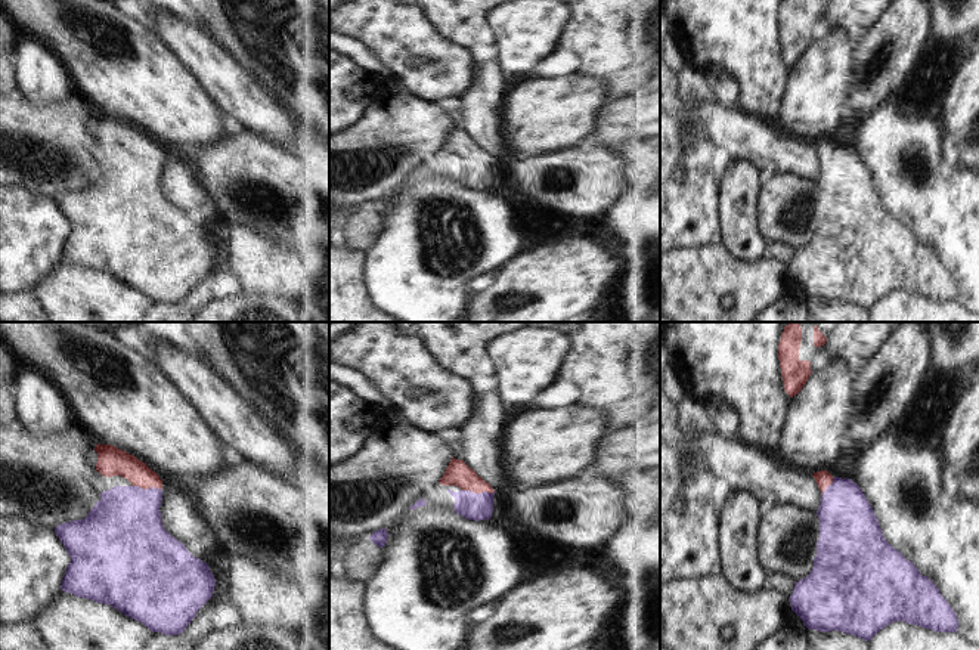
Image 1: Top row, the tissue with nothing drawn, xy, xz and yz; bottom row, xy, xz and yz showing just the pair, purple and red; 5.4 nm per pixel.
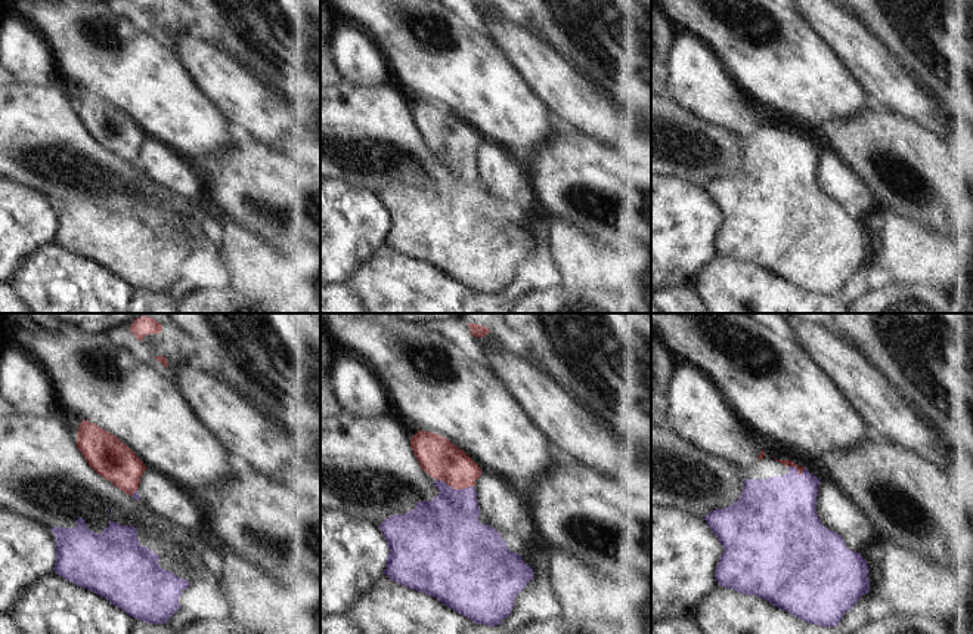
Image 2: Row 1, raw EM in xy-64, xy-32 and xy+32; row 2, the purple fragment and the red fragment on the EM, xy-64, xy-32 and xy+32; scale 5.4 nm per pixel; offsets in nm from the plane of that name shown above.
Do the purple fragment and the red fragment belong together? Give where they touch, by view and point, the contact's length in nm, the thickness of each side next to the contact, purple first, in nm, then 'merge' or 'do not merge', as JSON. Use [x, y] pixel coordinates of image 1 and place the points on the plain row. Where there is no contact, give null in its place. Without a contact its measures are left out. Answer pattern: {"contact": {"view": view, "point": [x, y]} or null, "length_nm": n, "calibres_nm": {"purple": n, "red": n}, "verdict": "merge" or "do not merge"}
{"contact": {"view": "xz", "point": [479, 163]}, "length_nm": 180, "calibres_nm": {"purple": 150, "red": 140}, "verdict": "merge"}

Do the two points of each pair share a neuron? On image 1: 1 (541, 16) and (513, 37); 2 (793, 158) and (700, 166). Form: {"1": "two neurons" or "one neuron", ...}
{"1": "one neuron", "2": "two neurons"}

